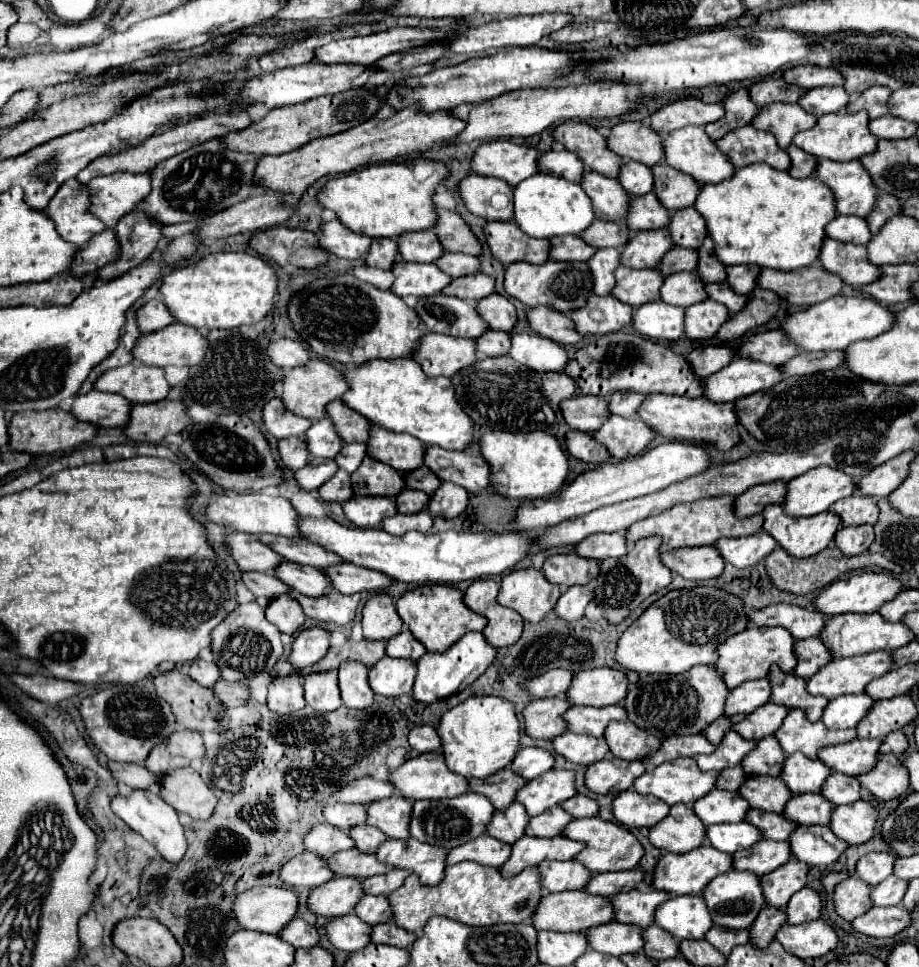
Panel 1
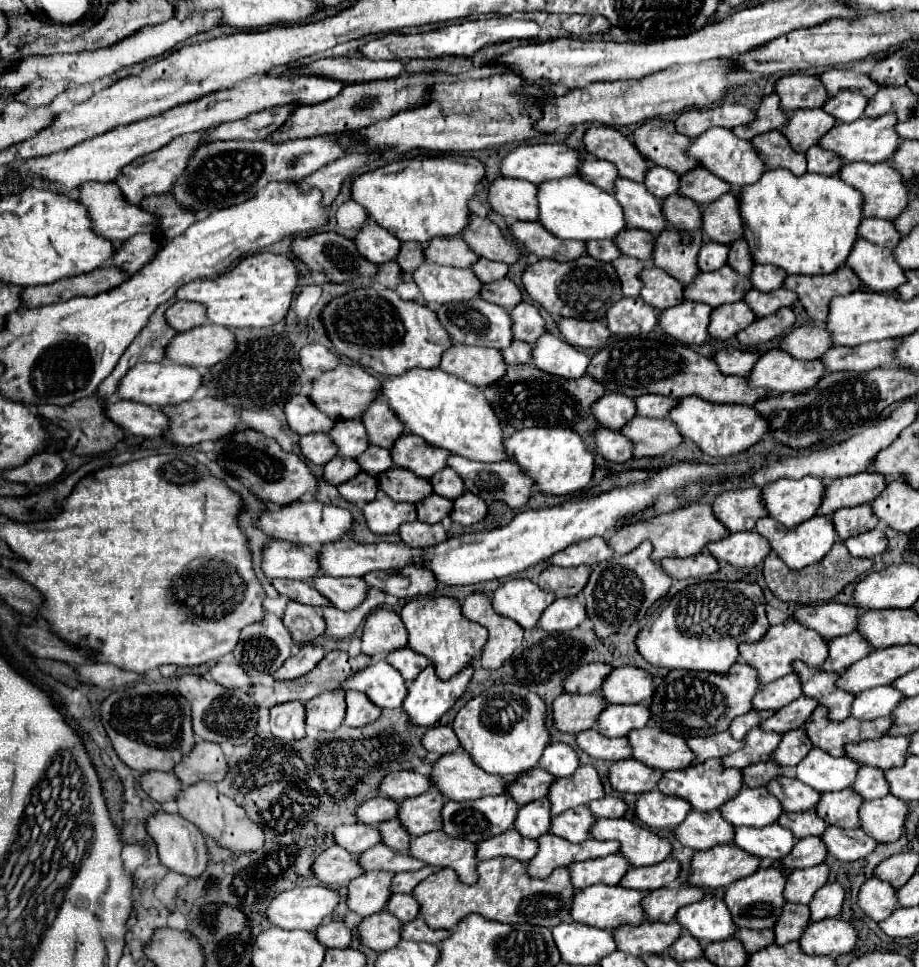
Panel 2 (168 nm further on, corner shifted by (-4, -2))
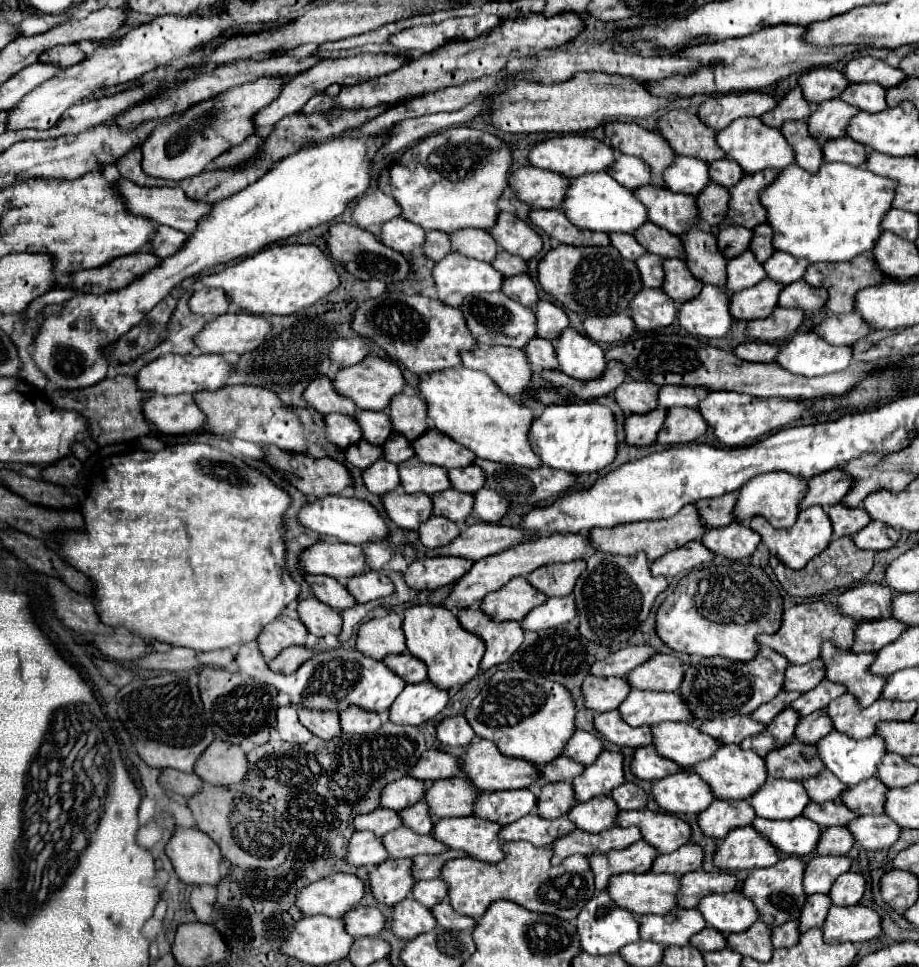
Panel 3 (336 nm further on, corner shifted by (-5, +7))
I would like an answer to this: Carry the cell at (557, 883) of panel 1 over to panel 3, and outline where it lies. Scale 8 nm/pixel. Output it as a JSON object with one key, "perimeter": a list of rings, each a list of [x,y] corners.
{"perimeter":[[[636,841],[626,849],[612,849],[608,853],[590,855],[590,869],[594,873],[596,893],[602,893],[608,885],[610,875],[620,873],[646,873],[658,855],[656,849],[646,845],[644,841]]]}

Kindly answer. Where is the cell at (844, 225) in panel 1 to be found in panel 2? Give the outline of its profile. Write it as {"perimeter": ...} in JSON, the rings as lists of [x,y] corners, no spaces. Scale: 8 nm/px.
{"perimeter":[[[881,218],[863,220],[859,234],[867,238],[869,242],[891,248],[891,250],[897,246],[897,242],[901,242],[901,234],[897,232],[895,224],[891,220],[881,220]]]}

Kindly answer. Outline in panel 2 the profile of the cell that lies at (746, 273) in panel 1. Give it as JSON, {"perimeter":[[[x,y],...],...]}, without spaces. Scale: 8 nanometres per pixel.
{"perimeter":[[[757,264],[751,272],[751,282],[757,290],[761,292],[771,292],[771,290],[777,290],[783,286],[785,278],[789,274],[785,274],[785,270],[777,268],[777,266],[761,266]]]}

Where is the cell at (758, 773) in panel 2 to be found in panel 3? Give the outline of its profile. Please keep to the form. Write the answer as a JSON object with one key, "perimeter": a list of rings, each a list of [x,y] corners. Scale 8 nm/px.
{"perimeter":[[[800,741],[782,745],[770,751],[764,759],[770,777],[800,781],[806,777],[814,777],[818,771],[822,771],[822,761],[818,761],[814,745],[802,745]]]}

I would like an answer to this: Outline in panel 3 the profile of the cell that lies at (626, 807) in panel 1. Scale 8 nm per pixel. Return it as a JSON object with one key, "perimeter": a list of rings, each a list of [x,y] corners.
{"perimeter":[[[674,773],[656,781],[652,797],[662,811],[672,815],[700,813],[714,801],[710,787],[694,773]]]}

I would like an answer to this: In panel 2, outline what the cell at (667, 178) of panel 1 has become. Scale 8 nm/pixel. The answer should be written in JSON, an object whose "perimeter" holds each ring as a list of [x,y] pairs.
{"perimeter":[[[701,166],[697,170],[691,170],[681,176],[681,188],[679,194],[695,200],[697,204],[705,206],[709,202],[715,202],[725,192],[729,192],[731,186],[725,184],[725,180],[717,178],[709,170],[703,170]]]}

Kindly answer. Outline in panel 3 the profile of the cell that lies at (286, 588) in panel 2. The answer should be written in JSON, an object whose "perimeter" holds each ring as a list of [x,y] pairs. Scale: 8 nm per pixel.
{"perimeter":[[[304,575],[304,579],[308,581],[310,591],[318,601],[322,601],[338,611],[348,609],[350,605],[356,603],[354,597],[350,597],[350,593],[346,593],[346,587],[342,583],[338,583],[336,579],[330,579],[326,575]]]}

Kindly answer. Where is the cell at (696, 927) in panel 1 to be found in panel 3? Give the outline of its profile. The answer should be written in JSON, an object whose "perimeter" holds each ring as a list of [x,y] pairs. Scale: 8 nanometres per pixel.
{"perimeter":[[[728,891],[720,895],[706,895],[696,907],[704,921],[720,933],[740,933],[758,921],[758,911],[750,905],[750,899],[742,897],[740,891]]]}

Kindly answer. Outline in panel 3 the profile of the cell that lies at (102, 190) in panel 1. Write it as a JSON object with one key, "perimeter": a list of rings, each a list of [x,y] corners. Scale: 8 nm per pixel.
{"perimeter":[[[262,77],[262,81],[228,89],[226,93],[220,93],[214,99],[202,101],[186,109],[184,115],[178,121],[174,121],[174,125],[162,125],[162,129],[156,129],[146,139],[146,145],[142,145],[144,173],[150,177],[172,181],[200,175],[208,169],[210,161],[218,157],[218,153],[224,153],[230,145],[236,145],[238,141],[246,139],[250,133],[256,131],[252,125],[252,115],[260,111],[264,105],[268,105],[270,99],[274,99],[280,93],[284,83],[286,79]]]}

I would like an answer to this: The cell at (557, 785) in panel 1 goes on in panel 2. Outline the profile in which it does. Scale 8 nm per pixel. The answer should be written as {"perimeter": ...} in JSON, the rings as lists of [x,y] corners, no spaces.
{"perimeter":[[[585,764],[579,766],[573,776],[555,780],[547,798],[551,800],[551,816],[559,816],[569,808],[589,804],[603,796],[605,790],[601,784],[601,776],[591,764]]]}

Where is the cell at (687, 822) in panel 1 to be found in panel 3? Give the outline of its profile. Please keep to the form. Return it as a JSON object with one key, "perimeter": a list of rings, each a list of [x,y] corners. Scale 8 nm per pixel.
{"perimeter":[[[714,801],[708,809],[698,813],[698,825],[704,835],[724,839],[728,831],[746,827],[756,817],[748,801]]]}

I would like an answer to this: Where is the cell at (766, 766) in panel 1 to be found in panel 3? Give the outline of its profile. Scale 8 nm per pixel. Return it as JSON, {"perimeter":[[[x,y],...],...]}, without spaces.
{"perimeter":[[[814,711],[814,713],[800,719],[794,735],[796,735],[796,741],[806,743],[806,745],[814,745],[830,731],[832,731],[832,725],[830,725],[830,719],[826,717],[826,713]]]}

